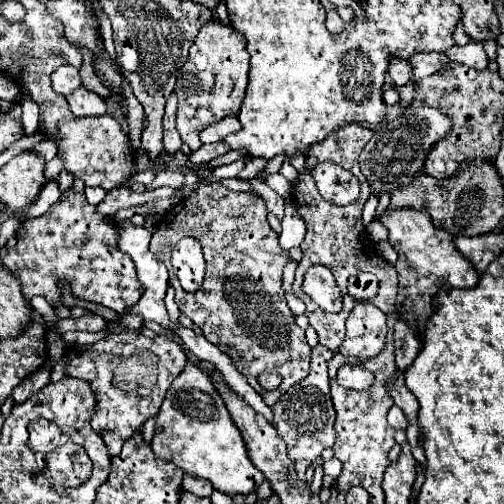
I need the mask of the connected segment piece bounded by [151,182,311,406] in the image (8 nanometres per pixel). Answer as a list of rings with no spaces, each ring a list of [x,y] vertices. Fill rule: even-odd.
[[[219,182],[201,184],[195,190],[195,194],[183,198],[183,202],[173,206],[163,216],[163,220],[157,224],[153,238],[151,238],[151,252],[169,268],[169,284],[175,288],[175,302],[179,306],[179,310],[185,316],[189,316],[203,330],[203,336],[209,338],[209,342],[213,342],[225,354],[231,356],[235,368],[247,376],[249,384],[263,396],[265,404],[273,406],[273,402],[279,400],[279,396],[283,392],[287,392],[289,386],[297,384],[309,372],[311,348],[305,340],[305,330],[295,326],[295,318],[293,318],[293,314],[283,298],[283,290],[281,290],[281,274],[283,274],[283,266],[289,262],[289,252],[279,246],[277,232],[269,226],[265,216],[267,216],[267,208],[265,208],[265,202],[261,196],[249,194],[249,192],[233,192],[233,190],[223,188]],[[185,236],[199,238],[199,242],[203,246],[205,262],[207,262],[205,280],[201,284],[201,290],[197,290],[197,292],[185,292],[183,288],[179,288],[175,274],[171,272],[171,262],[169,262],[171,250]],[[263,372],[277,372],[283,378],[279,388],[265,390],[257,380],[259,374],[263,374]]]

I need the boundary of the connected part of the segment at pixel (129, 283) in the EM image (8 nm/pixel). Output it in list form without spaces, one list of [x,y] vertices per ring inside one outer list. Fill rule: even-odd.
[[[69,190],[47,214],[25,220],[17,232],[17,246],[3,248],[1,262],[21,280],[21,292],[27,300],[37,294],[43,294],[49,302],[59,300],[59,278],[69,280],[77,298],[103,304],[119,314],[127,312],[141,296],[133,260],[117,248],[115,222],[97,214],[85,194],[75,190]]]

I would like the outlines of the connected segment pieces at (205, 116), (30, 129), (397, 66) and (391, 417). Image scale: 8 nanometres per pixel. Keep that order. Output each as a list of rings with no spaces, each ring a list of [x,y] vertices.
[[[219,18],[205,22],[189,50],[189,58],[179,70],[175,94],[179,100],[177,108],[177,130],[191,150],[201,146],[199,130],[225,118],[237,116],[241,108],[249,72],[249,54],[245,50],[245,38],[231,24],[223,24]]]
[[[21,96],[21,106],[23,106],[23,116],[21,116],[23,132],[25,132],[25,136],[33,136],[35,130],[37,130],[37,126],[39,126],[39,110],[37,110],[37,104],[31,98]]]
[[[393,58],[389,62],[389,78],[393,84],[407,84],[411,80],[411,68],[403,60]]]
[[[393,405],[387,415],[388,424],[391,424],[395,430],[403,430],[409,426],[409,420],[407,416],[403,414],[403,411],[397,406]]]

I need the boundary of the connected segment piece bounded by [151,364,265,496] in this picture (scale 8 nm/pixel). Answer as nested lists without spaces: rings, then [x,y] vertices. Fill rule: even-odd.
[[[187,364],[169,386],[157,414],[157,428],[151,448],[157,458],[175,464],[185,474],[209,480],[217,490],[231,496],[253,492],[265,478],[249,460],[245,440],[211,384],[209,374],[195,364]]]

